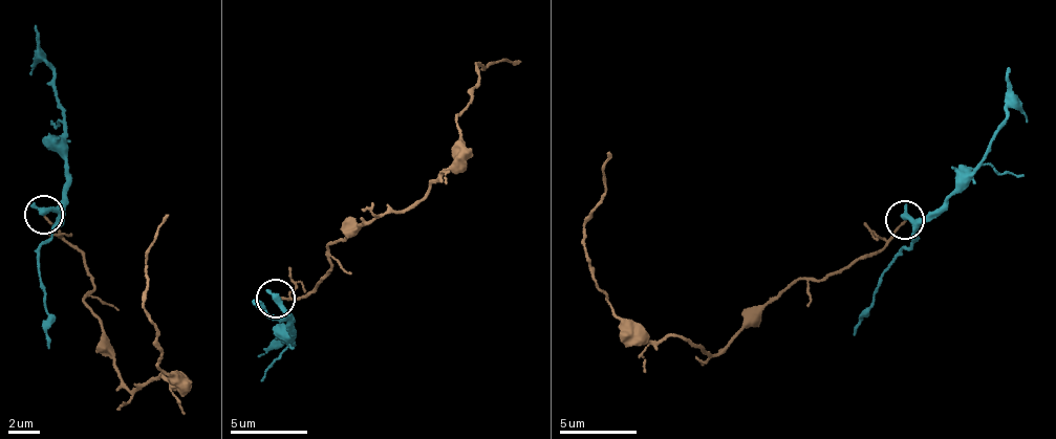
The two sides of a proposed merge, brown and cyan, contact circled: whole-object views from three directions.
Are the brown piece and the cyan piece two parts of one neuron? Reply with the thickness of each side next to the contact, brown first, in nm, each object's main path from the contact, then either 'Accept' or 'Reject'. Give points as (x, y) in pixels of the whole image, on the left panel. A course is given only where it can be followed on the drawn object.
Thickness 140 nm (brown) against 440 nm. Course of brown: (43, 214), (80, 249), (131, 391), (178, 382), (143, 300), (169, 214). Course of cyan: (43, 214), (62, 199), (69, 170), (66, 131), (34, 24). Reject

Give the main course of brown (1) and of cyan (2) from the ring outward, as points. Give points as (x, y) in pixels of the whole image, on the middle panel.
1: (274, 299), (310, 292), (331, 265), (328, 247), (408, 210), (455, 160), (478, 60), (520, 64)
2: (274, 299), (296, 332), (295, 341), (286, 344), (288, 320)

